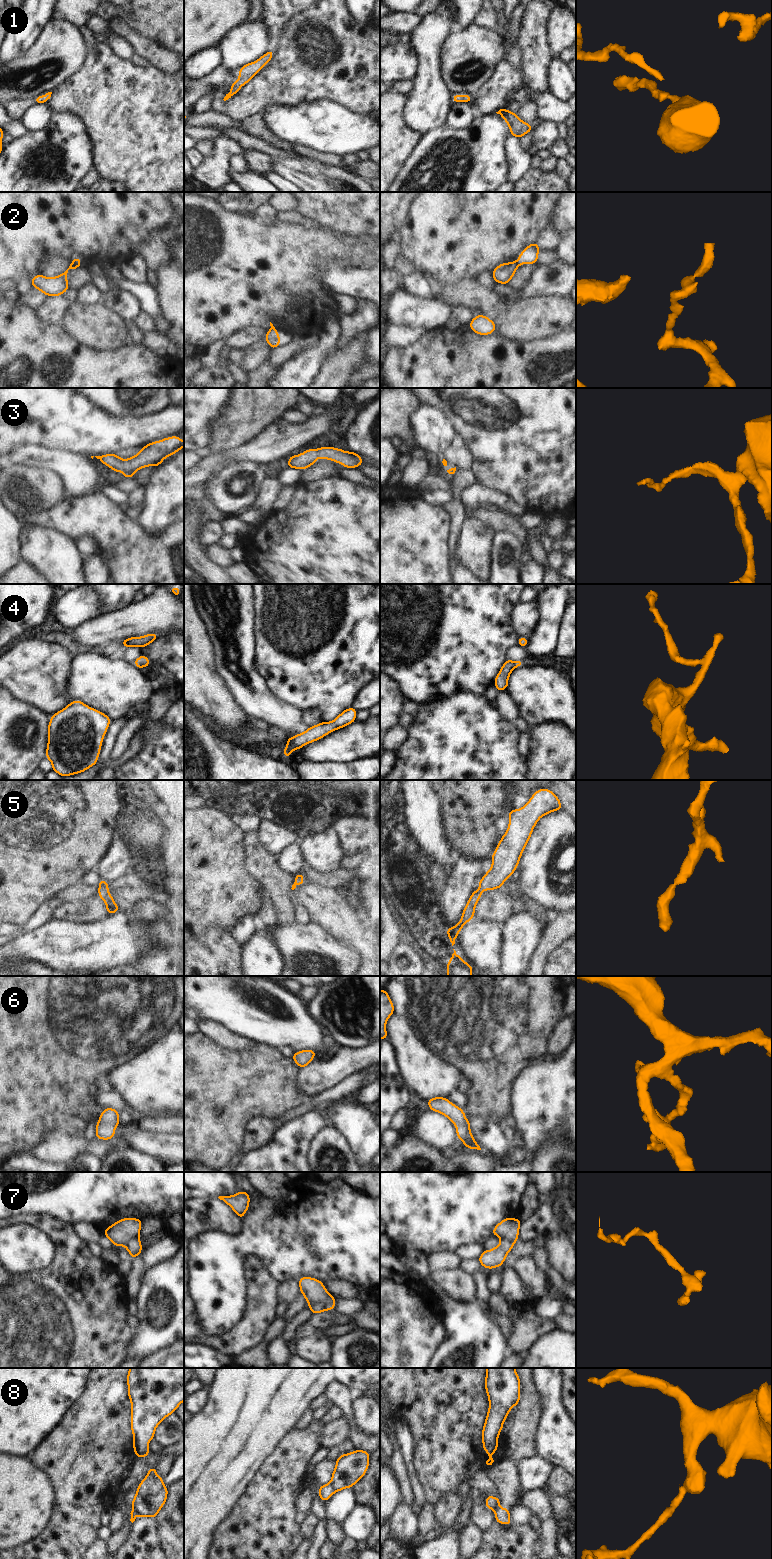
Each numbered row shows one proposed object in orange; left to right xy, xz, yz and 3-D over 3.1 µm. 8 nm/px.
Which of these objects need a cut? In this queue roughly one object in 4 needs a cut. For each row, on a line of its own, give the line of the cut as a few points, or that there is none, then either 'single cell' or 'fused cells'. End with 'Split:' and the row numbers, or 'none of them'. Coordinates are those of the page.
1: cut none; single cell
2: cut yz (517, 261), (520, 263); fused cells
3: cut none; single cell
4: cut none; single cell
5: cut none; single cell
6: cut none; single cell
7: cut xz (309, 1305), (322, 1301), (325, 1309); fused cells
8: cut xz (330, 1482), (336, 1491); fused cells
Split: 2, 7, 8

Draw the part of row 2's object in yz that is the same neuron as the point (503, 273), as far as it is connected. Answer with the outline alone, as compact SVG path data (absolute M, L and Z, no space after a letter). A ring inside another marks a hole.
M518 261L502 263L498 265L492 271L494 281L501 284L509 284L519 266L520 263Z

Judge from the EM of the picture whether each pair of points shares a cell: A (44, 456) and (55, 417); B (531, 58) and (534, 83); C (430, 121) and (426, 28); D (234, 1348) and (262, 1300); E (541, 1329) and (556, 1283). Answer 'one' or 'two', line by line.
A: two
B: one
C: one
D: one
E: two

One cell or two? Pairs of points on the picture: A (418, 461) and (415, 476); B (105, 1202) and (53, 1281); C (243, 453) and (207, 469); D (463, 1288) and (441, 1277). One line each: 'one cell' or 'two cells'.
A: one cell
B: two cells
C: one cell
D: one cell

